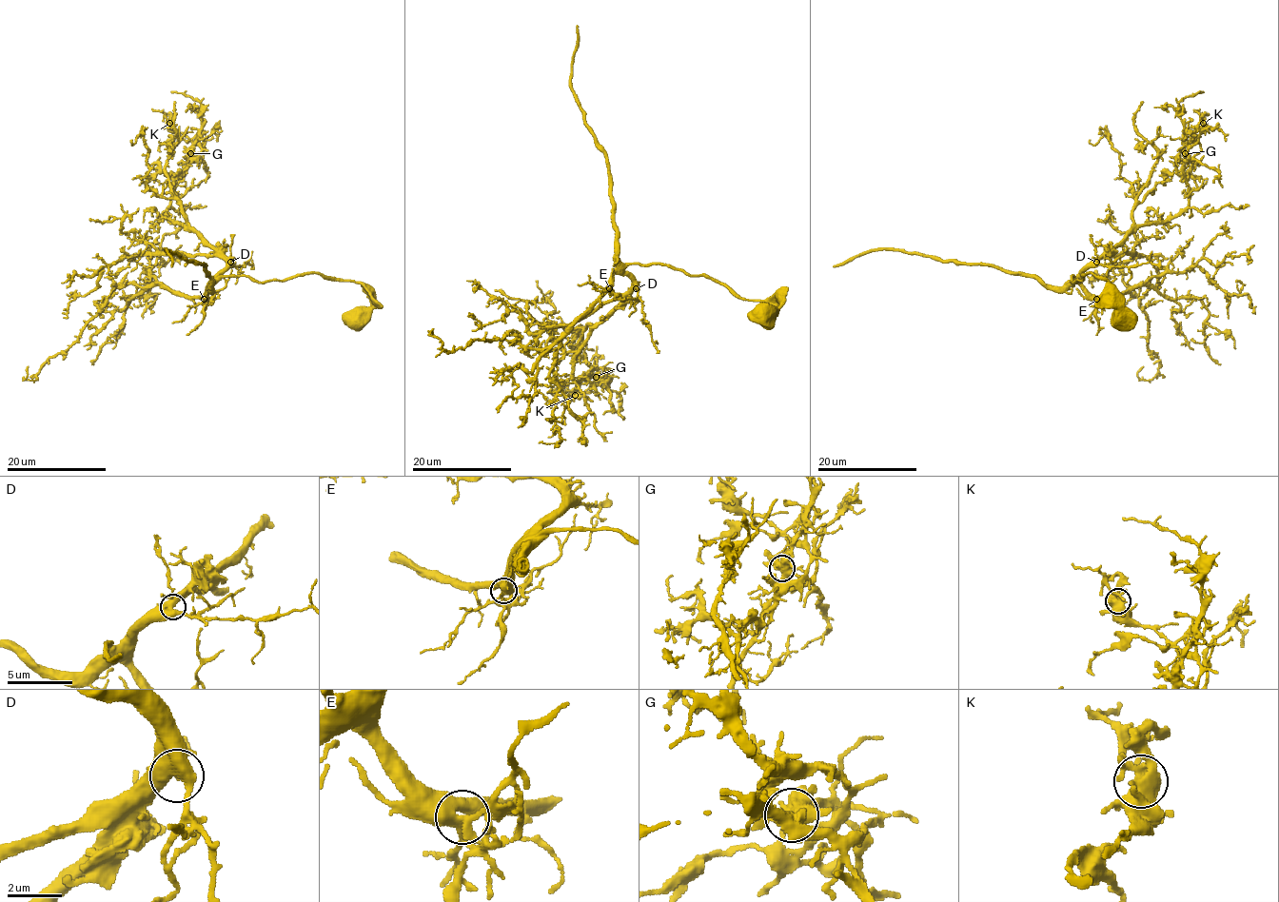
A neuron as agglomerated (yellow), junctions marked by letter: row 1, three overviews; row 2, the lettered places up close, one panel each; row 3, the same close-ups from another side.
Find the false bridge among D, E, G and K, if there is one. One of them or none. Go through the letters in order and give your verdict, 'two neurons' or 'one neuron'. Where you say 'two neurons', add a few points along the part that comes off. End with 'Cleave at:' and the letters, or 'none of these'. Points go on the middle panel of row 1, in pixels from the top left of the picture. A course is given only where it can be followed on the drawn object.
D: one neuron
E: one neuron
G: two neurons; course (596, 377), (597, 381), (606, 372), (600, 368), (591, 368), (582, 377), (567, 380), (553, 390), (554, 395)
K: one neuron
Cleave at: G

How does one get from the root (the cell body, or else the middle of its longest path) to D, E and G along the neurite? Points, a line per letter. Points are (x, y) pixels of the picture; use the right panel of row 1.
D: (1123, 315), (1123, 295), (1108, 281), (1093, 273), (1072, 281), (1096, 262)
E: (1123, 315), (1125, 313), (1123, 295), (1108, 281), (1087, 273), (1082, 281), (1073, 282), (1072, 275), (1096, 299)
G: (1123, 315), (1123, 295), (1108, 281), (1072, 275), (1123, 240), (1132, 210), (1181, 167), (1185, 153)

